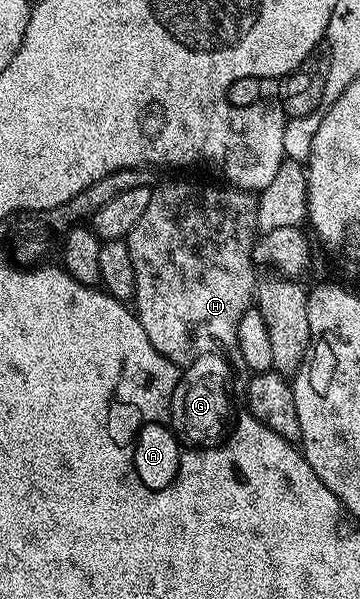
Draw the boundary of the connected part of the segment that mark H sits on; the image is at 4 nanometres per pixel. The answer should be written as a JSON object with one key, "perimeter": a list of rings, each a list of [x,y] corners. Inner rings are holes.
{"perimeter":[[[163,180],[155,184],[145,214],[137,218],[137,226],[133,226],[125,238],[135,275],[133,312],[145,334],[149,334],[149,342],[173,363],[180,366],[188,363],[187,340],[195,343],[196,353],[205,353],[214,349],[214,344],[220,344],[232,373],[243,374],[247,367],[237,346],[237,322],[241,322],[241,314],[252,307],[257,296],[257,265],[253,250],[259,232],[258,206],[252,193],[241,188],[222,187],[190,184],[187,180]]]}

